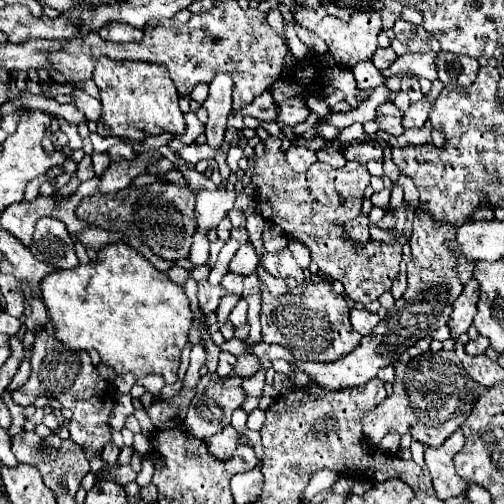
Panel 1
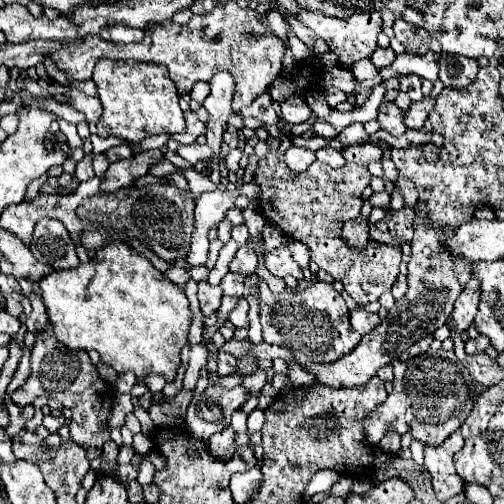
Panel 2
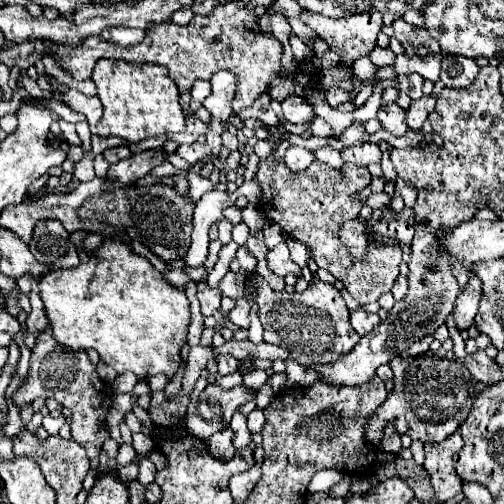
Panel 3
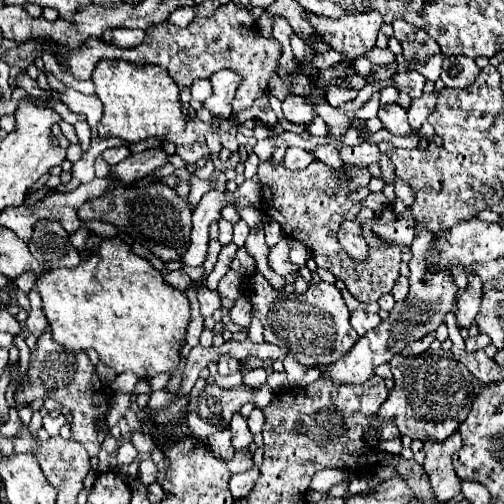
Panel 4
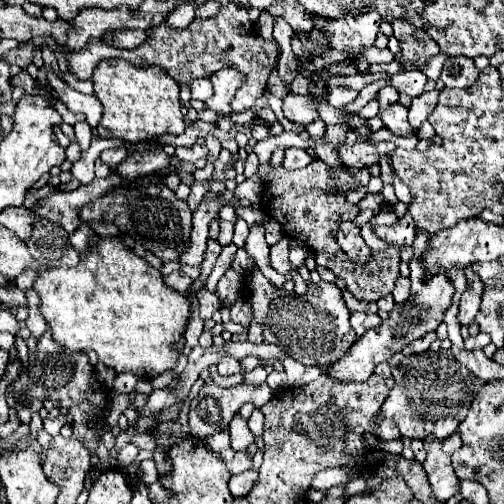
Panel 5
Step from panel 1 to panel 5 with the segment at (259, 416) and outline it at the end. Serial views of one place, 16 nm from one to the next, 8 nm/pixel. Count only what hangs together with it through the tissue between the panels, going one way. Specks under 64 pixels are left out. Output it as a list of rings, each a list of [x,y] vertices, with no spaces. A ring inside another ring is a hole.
[[[256,408],[256,410],[252,412],[252,416],[248,418],[248,428],[250,428],[250,432],[252,432],[254,436],[260,436],[260,434],[262,434],[262,424],[264,424],[264,416],[262,416],[262,412]]]

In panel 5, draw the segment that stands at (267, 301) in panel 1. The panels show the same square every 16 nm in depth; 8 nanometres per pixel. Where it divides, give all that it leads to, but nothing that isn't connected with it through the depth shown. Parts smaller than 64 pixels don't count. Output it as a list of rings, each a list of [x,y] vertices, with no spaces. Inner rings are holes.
[[[254,266],[252,272],[246,276],[246,296],[248,302],[252,304],[254,318],[258,318],[264,328],[264,342],[276,344],[302,364],[308,366],[334,364],[358,340],[356,332],[348,322],[350,312],[336,284],[330,282],[310,284],[306,294],[296,296],[294,292],[290,294],[284,288],[274,288],[266,280],[266,276]]]

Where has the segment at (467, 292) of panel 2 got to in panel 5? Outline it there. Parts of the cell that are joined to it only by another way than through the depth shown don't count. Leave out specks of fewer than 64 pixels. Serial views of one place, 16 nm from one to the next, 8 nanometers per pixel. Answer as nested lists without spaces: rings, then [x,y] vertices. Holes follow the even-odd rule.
[[[466,268],[464,272],[468,278],[468,288],[462,292],[460,302],[458,302],[458,322],[460,322],[460,326],[470,326],[474,322],[474,316],[478,314],[484,284],[472,268]]]

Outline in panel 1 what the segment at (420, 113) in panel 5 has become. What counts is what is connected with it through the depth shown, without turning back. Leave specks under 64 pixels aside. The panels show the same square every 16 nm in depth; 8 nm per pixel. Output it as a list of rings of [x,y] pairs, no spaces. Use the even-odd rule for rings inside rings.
[[[422,98],[418,102],[412,102],[410,108],[408,108],[408,112],[402,116],[404,128],[408,130],[408,128],[420,128],[420,126],[424,126],[424,122],[428,120],[428,114],[432,110],[432,104],[434,102],[426,100],[426,98]]]

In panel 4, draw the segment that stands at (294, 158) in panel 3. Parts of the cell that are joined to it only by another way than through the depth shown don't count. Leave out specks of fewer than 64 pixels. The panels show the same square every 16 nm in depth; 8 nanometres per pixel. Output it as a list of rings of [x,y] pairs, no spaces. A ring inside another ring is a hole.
[[[288,148],[284,156],[284,166],[290,170],[304,170],[310,162],[314,162],[314,154],[304,148]]]

